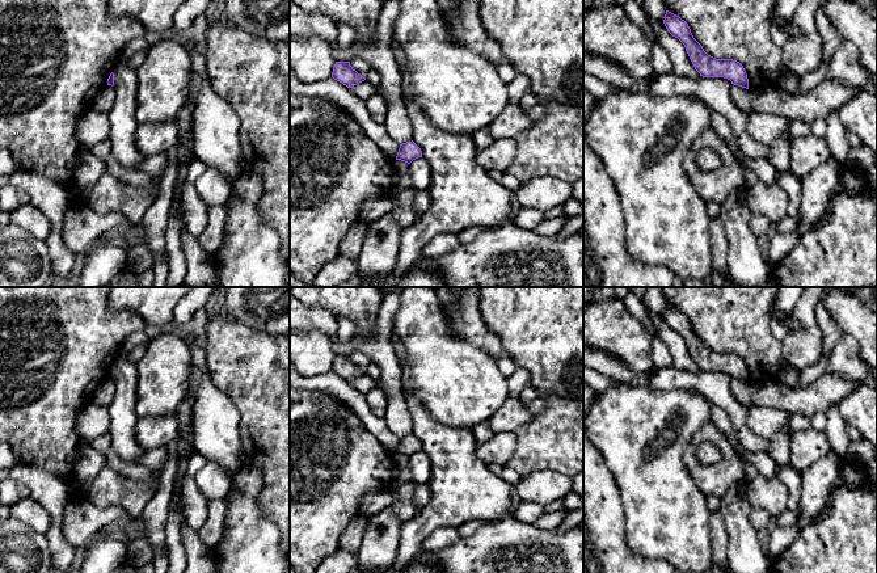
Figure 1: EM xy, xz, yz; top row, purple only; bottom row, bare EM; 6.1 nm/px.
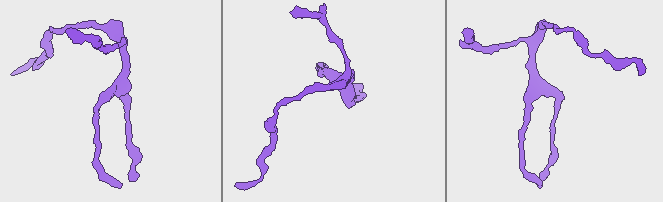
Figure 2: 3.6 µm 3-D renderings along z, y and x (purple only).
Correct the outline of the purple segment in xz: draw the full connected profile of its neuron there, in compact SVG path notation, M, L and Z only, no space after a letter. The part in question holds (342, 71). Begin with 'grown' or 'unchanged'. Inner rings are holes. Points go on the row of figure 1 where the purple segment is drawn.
unchanged; M336 62L332 72L332 77L347 88L353 88L354 85L366 80L362 75L359 75L351 66L350 62Z

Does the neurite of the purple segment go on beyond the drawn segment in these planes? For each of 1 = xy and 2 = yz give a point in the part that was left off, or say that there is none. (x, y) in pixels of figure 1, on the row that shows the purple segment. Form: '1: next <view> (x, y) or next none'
1: next none
2: next none

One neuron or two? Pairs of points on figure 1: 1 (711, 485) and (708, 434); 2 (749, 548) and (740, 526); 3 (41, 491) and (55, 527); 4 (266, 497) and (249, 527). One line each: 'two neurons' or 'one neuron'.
1: one neuron
2: one neuron
3: one neuron
4: two neurons

